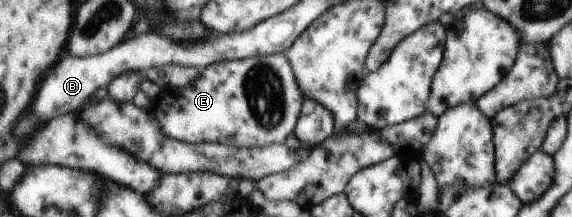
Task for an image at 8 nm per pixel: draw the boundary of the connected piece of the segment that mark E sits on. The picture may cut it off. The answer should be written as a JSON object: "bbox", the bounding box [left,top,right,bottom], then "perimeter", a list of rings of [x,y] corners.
{"bbox":[152,53,303,148],"perimeter":[[[275,53],[271,56],[211,64],[203,72],[200,71],[191,84],[183,88],[162,88],[157,100],[152,102],[152,110],[160,122],[161,132],[179,142],[219,143],[237,148],[255,148],[285,143],[289,134],[296,130],[303,101],[303,90],[288,57],[284,53]]]}

